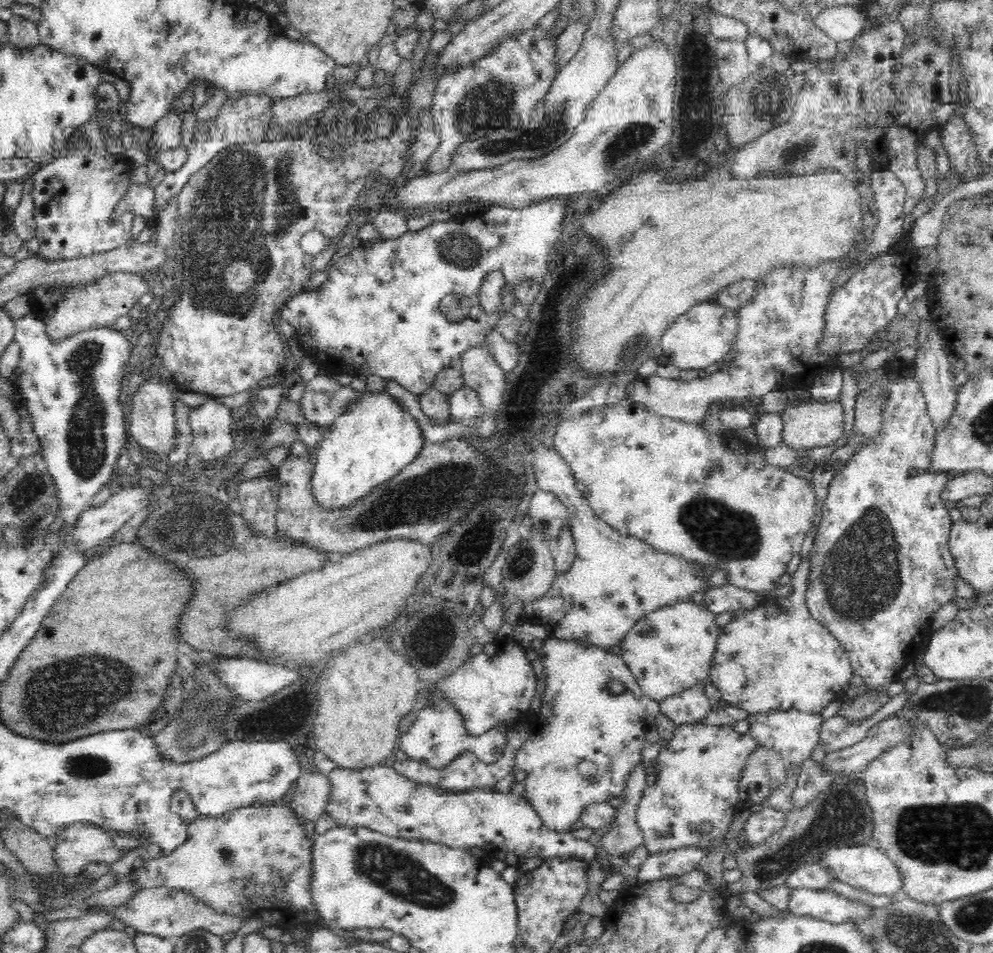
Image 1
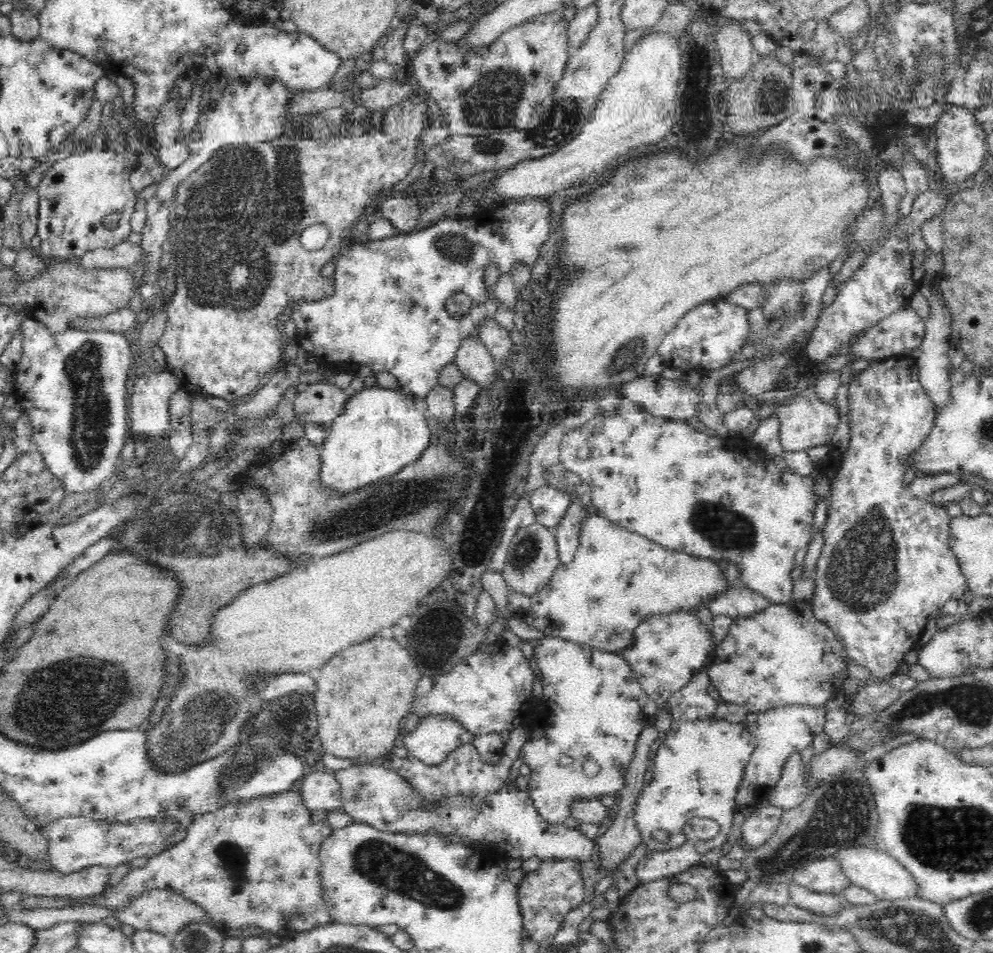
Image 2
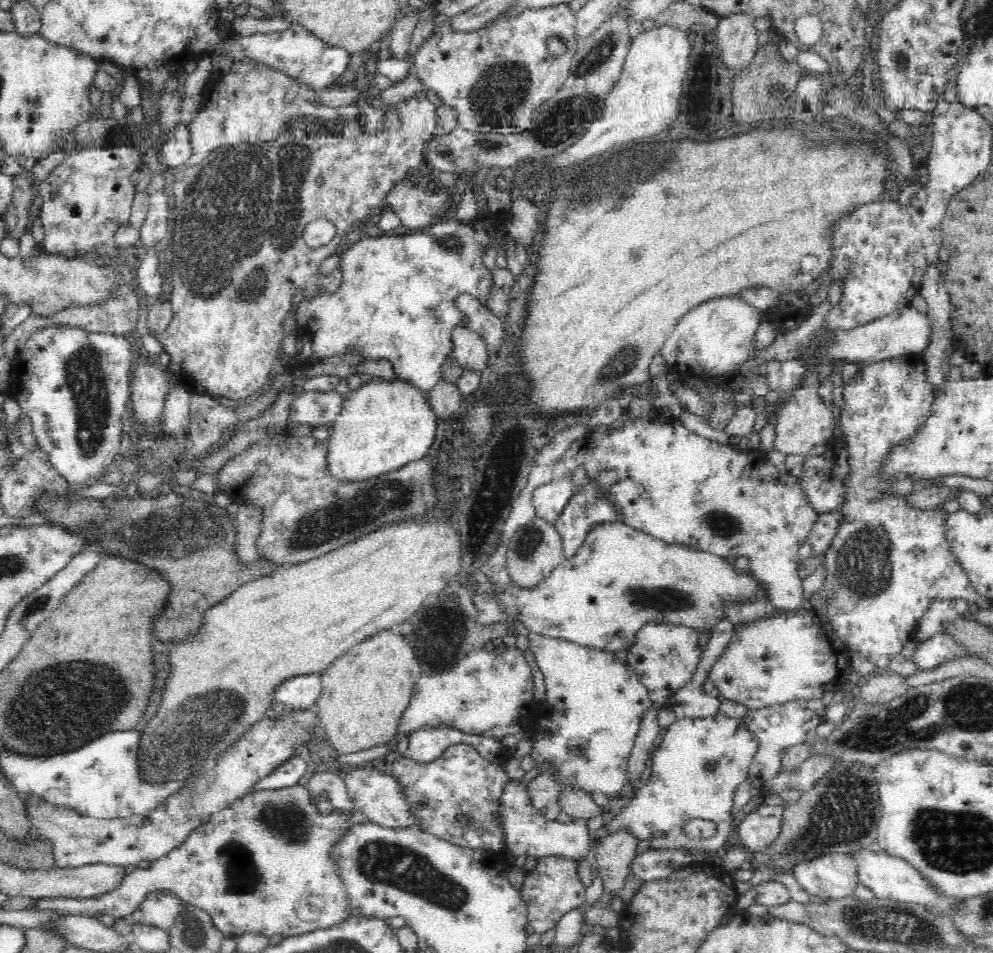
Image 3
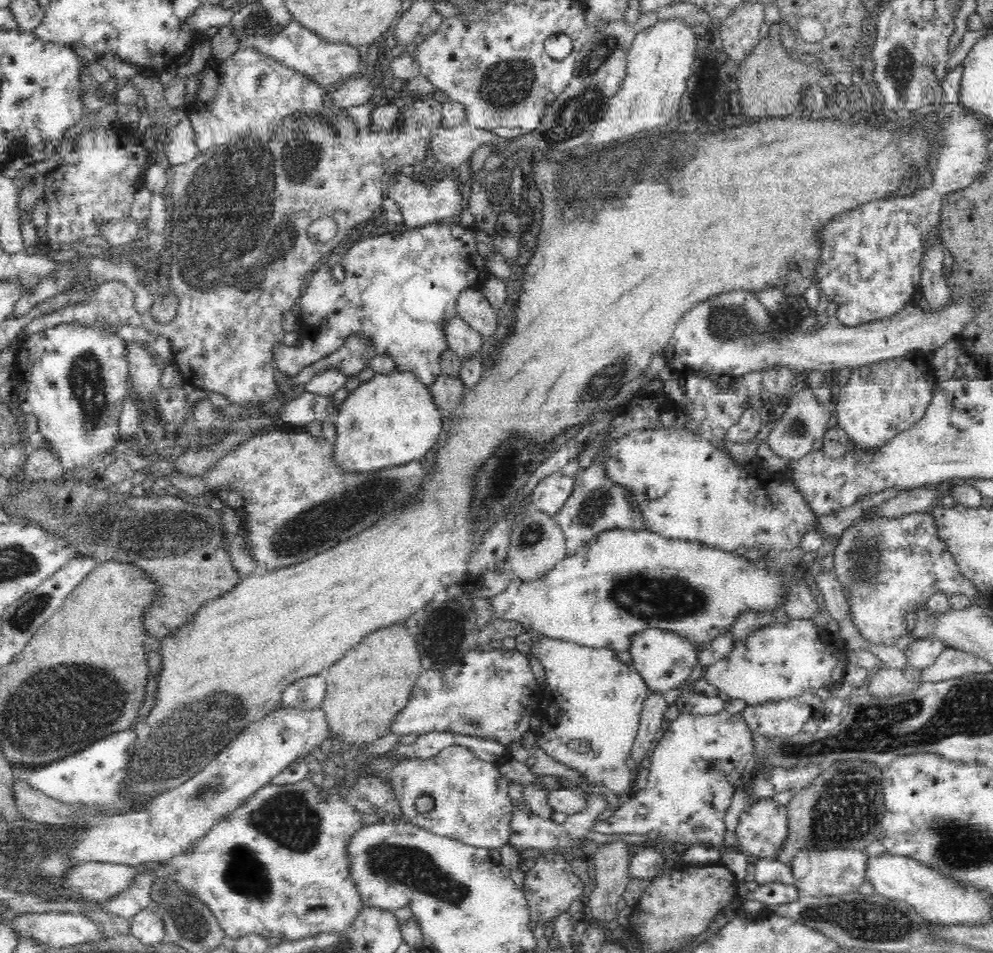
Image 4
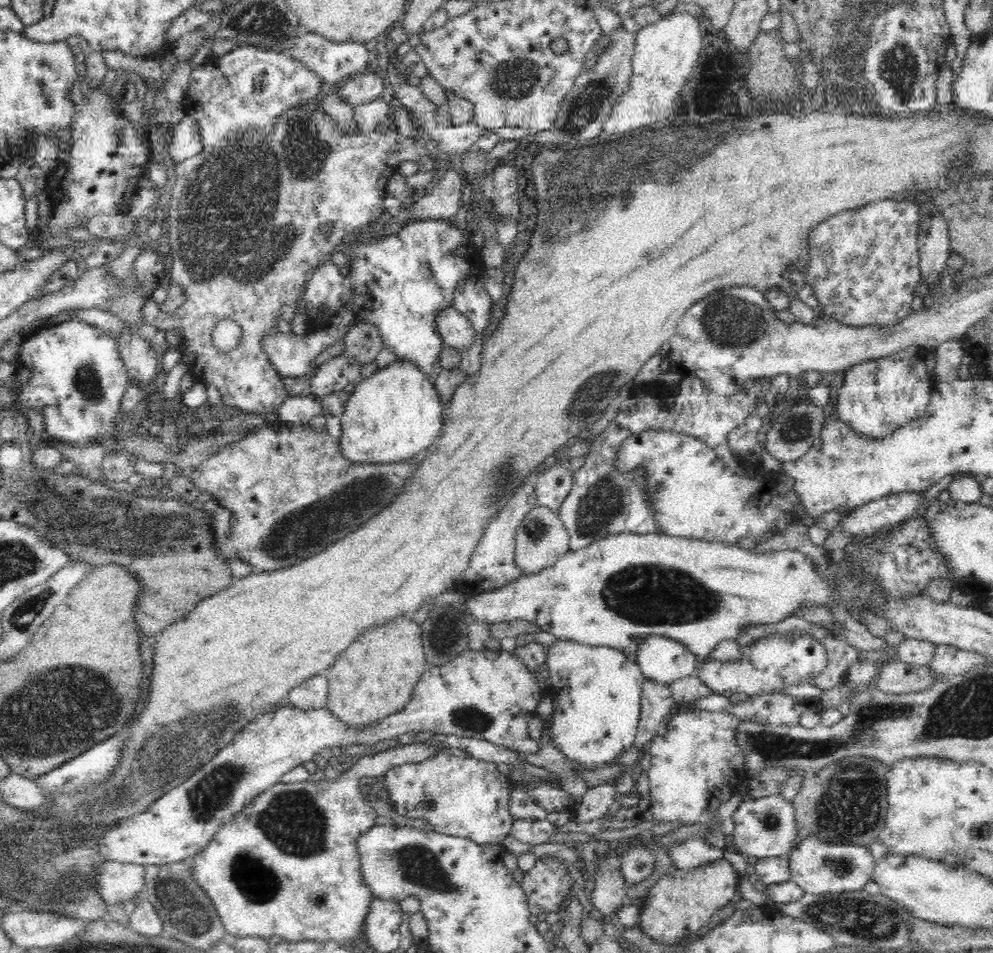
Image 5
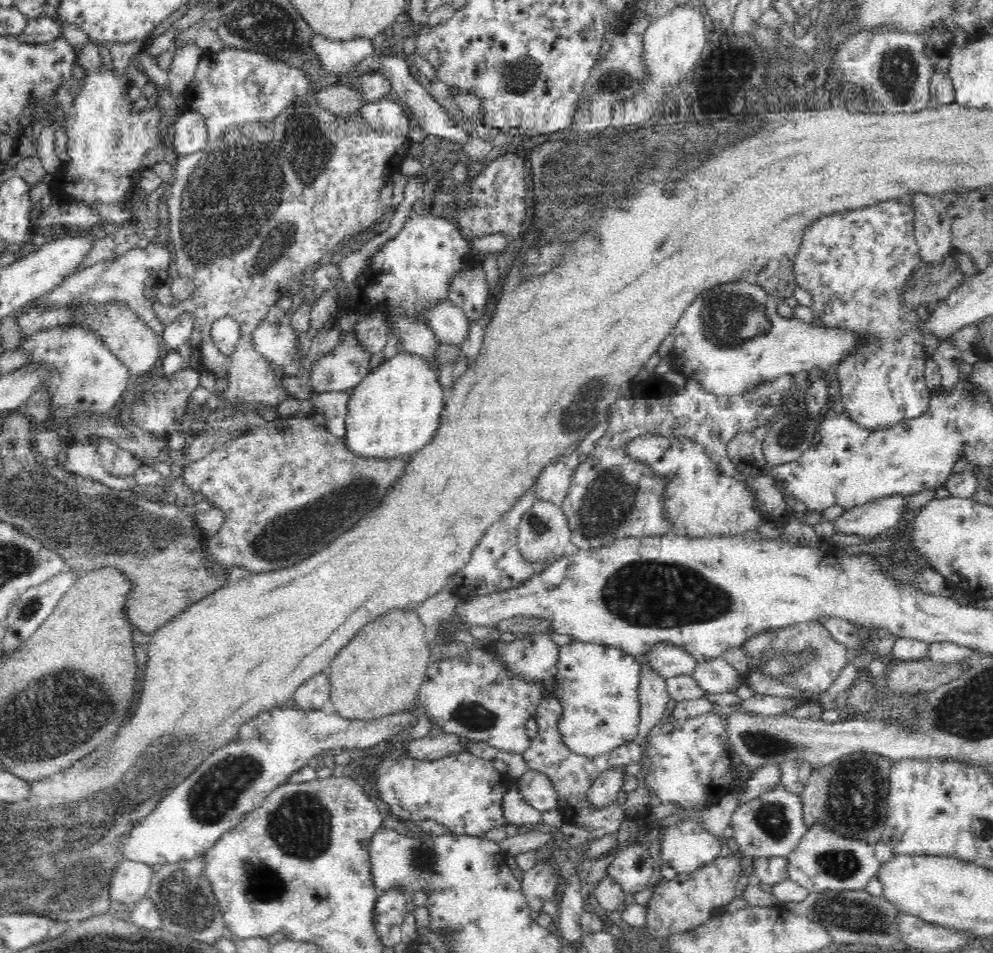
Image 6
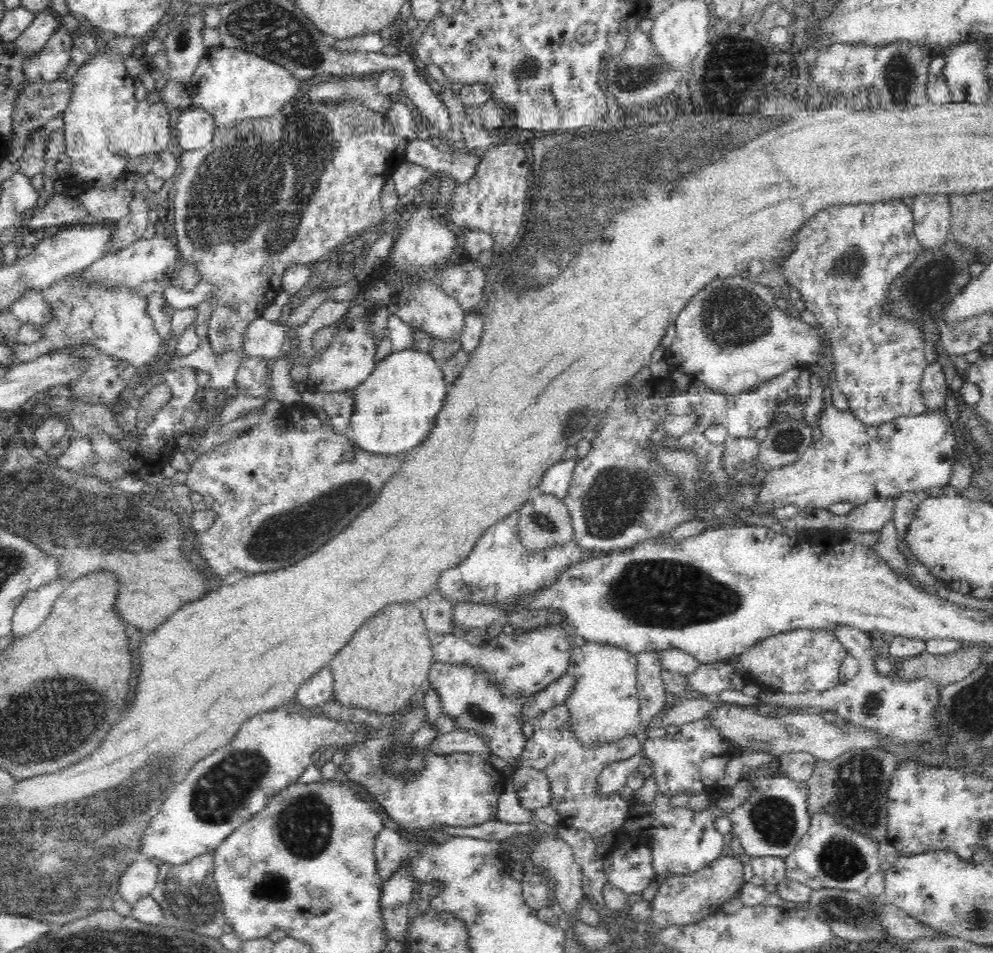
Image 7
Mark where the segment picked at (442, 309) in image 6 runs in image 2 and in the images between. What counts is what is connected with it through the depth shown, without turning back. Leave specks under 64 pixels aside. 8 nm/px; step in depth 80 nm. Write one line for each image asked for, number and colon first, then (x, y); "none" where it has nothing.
2: (473, 358)
3: (470, 350)
4: (461, 338)
5: (456, 330)

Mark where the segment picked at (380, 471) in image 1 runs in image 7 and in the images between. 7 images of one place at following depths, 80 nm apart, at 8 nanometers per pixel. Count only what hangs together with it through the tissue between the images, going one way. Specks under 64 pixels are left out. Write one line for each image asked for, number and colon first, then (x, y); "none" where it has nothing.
2: (380, 430)
3: (383, 425)
4: (392, 419)
5: (391, 416)
6: (396, 409)
7: (395, 408)

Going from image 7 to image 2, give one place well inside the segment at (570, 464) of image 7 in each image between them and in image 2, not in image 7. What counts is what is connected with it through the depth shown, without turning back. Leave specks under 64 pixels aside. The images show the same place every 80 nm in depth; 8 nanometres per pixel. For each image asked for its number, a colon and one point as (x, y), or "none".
2: (550, 503)
3: (549, 500)
4: (552, 492)
5: (552, 486)
6: (554, 482)

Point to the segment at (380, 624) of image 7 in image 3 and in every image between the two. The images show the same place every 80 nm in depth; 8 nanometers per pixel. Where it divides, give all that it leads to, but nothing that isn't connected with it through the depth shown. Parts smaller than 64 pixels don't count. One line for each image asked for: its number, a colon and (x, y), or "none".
3: (364, 692)
4: (372, 682)
5: (376, 676)
6: (379, 673)

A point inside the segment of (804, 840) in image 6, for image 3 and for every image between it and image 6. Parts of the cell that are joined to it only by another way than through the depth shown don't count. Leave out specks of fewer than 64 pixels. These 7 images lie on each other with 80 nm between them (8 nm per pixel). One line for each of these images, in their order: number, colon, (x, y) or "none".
3: (829, 876)
4: (835, 871)
5: (818, 866)

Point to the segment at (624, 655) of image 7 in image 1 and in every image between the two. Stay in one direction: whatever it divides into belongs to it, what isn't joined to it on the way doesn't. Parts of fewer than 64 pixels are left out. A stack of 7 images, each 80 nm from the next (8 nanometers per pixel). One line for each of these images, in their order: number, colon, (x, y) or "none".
1: (582, 720)
2: (597, 708)
3: (595, 700)
4: (595, 709)
5: (597, 690)
6: (599, 696)

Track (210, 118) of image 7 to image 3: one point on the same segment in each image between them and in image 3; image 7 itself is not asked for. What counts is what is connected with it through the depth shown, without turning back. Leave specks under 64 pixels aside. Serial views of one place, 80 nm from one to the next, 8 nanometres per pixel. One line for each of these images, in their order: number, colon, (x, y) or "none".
3: (177, 149)
4: (182, 147)
5: (187, 136)
6: (190, 129)

